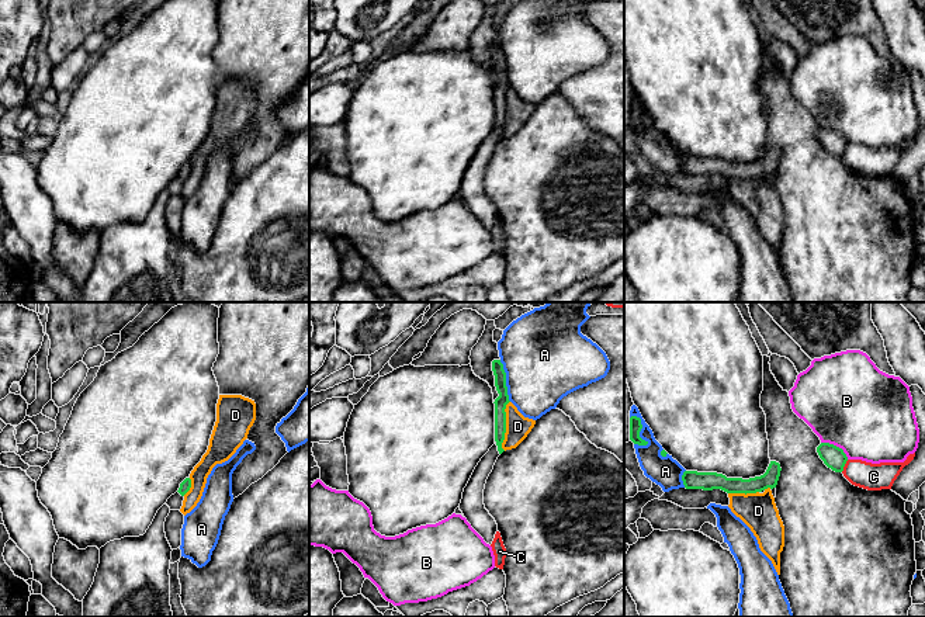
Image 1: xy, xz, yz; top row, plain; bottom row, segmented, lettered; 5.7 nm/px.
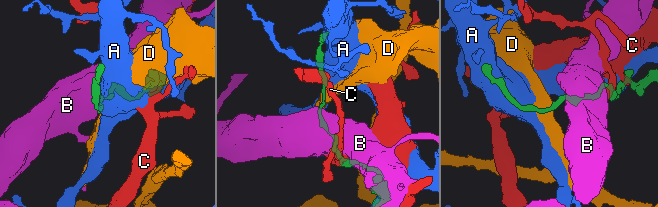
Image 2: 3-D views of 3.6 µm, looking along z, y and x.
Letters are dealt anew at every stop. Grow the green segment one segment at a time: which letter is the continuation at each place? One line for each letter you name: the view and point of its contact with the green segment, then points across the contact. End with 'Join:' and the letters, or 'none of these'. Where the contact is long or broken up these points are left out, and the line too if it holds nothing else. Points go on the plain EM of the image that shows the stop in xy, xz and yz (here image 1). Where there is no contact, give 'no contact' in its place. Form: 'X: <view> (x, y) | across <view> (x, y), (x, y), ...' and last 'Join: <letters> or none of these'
Join: none of these

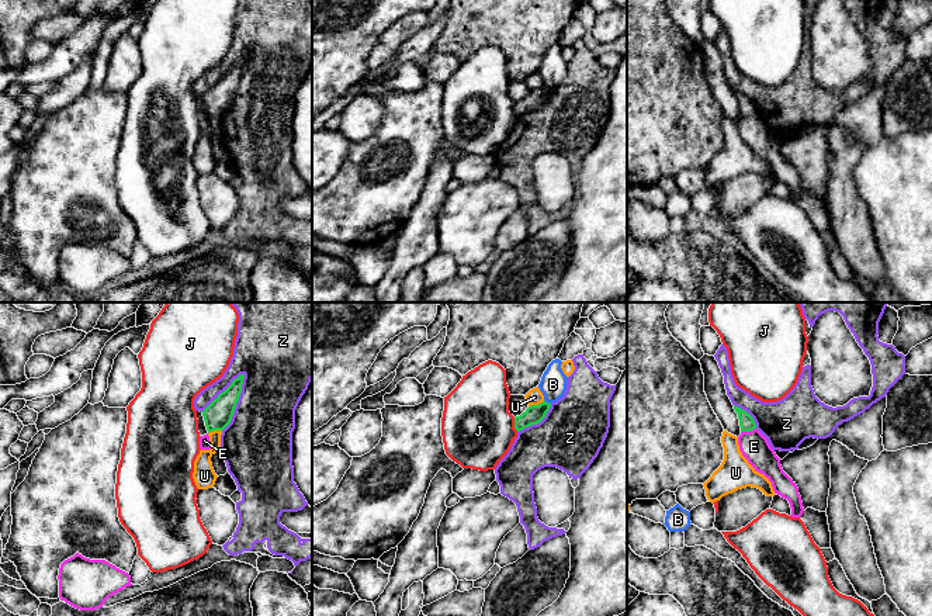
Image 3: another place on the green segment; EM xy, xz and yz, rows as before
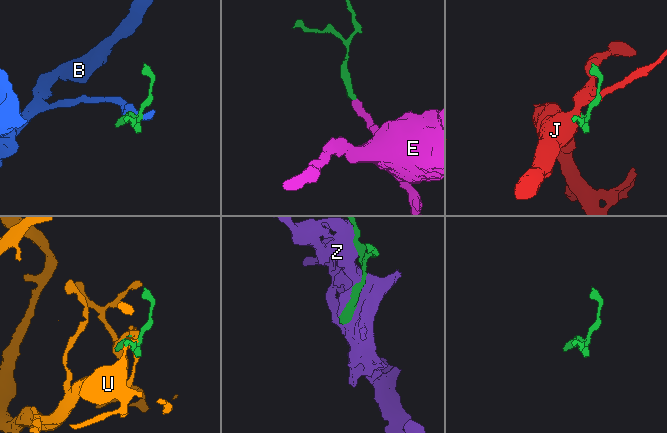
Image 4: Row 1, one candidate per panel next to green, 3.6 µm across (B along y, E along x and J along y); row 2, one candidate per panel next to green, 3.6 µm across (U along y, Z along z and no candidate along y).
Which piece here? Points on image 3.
Join: none of these

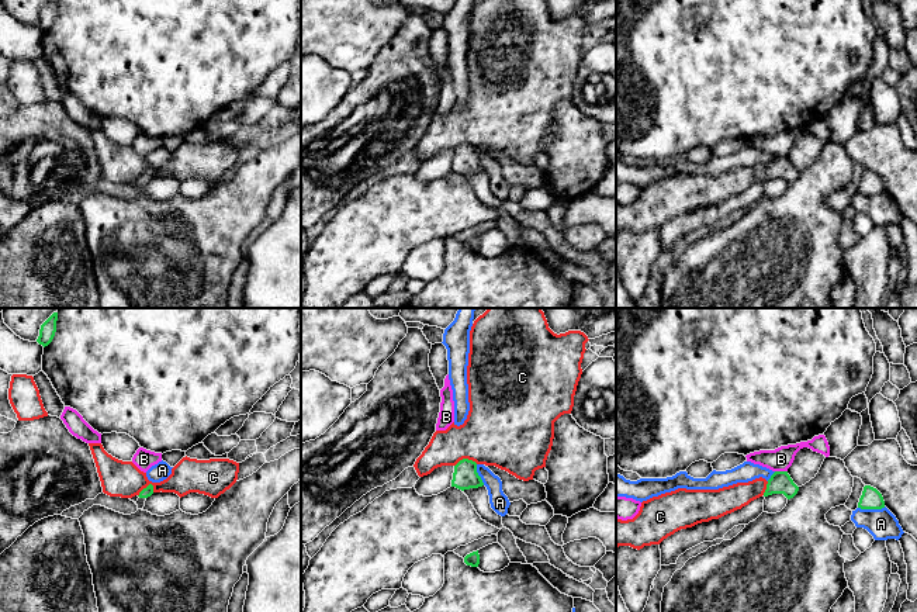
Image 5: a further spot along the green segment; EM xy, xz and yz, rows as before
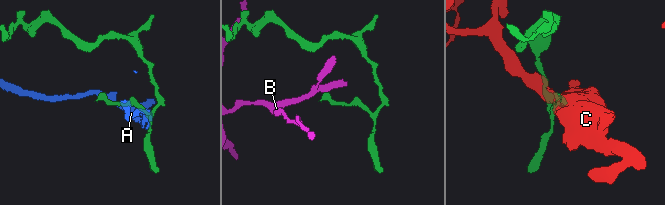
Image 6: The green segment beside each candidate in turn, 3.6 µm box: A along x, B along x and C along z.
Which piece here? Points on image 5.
Join: none of these

